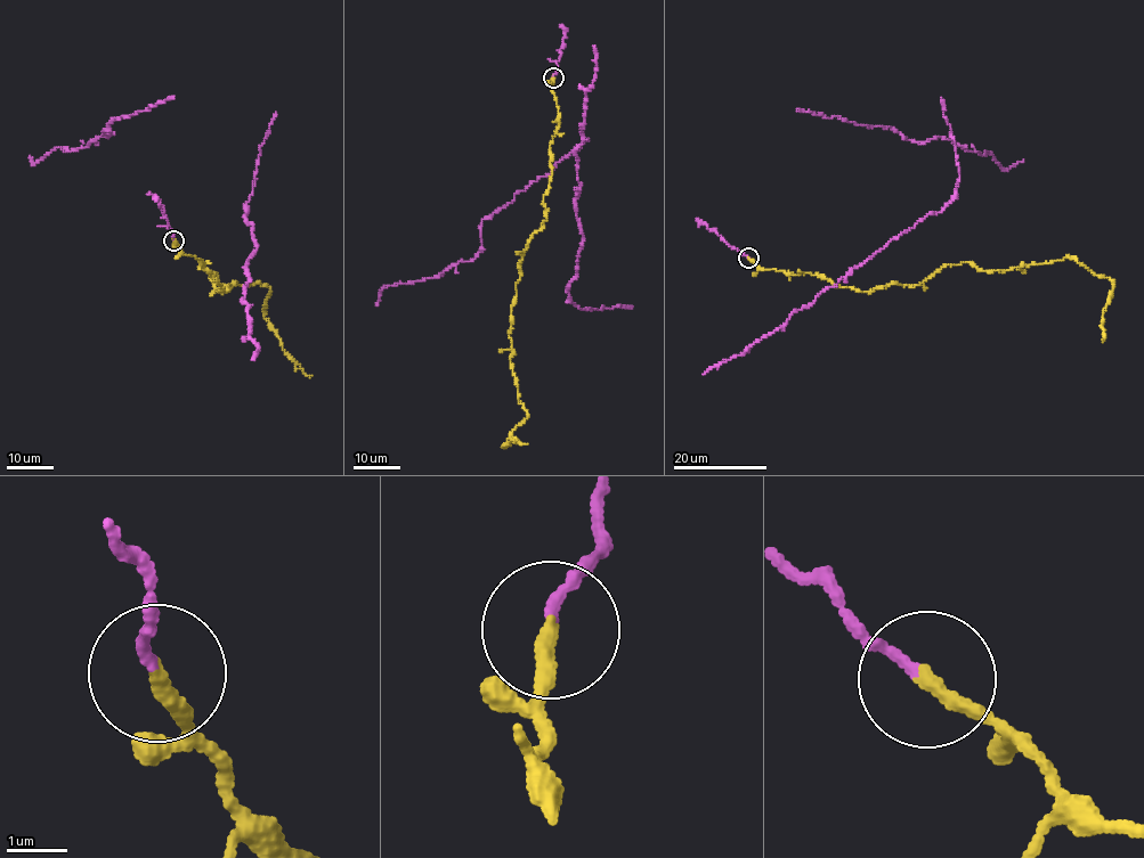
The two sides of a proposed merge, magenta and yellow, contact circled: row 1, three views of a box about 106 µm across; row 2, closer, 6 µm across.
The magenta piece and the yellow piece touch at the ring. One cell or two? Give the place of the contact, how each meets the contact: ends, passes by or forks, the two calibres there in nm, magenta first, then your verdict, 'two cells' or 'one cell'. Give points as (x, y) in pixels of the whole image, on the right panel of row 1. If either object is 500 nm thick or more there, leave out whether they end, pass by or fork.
at (748, 258); magenta ends there; yellow ends there; 150 nm thick on the magenta side, 280 nm on the other; one cell

